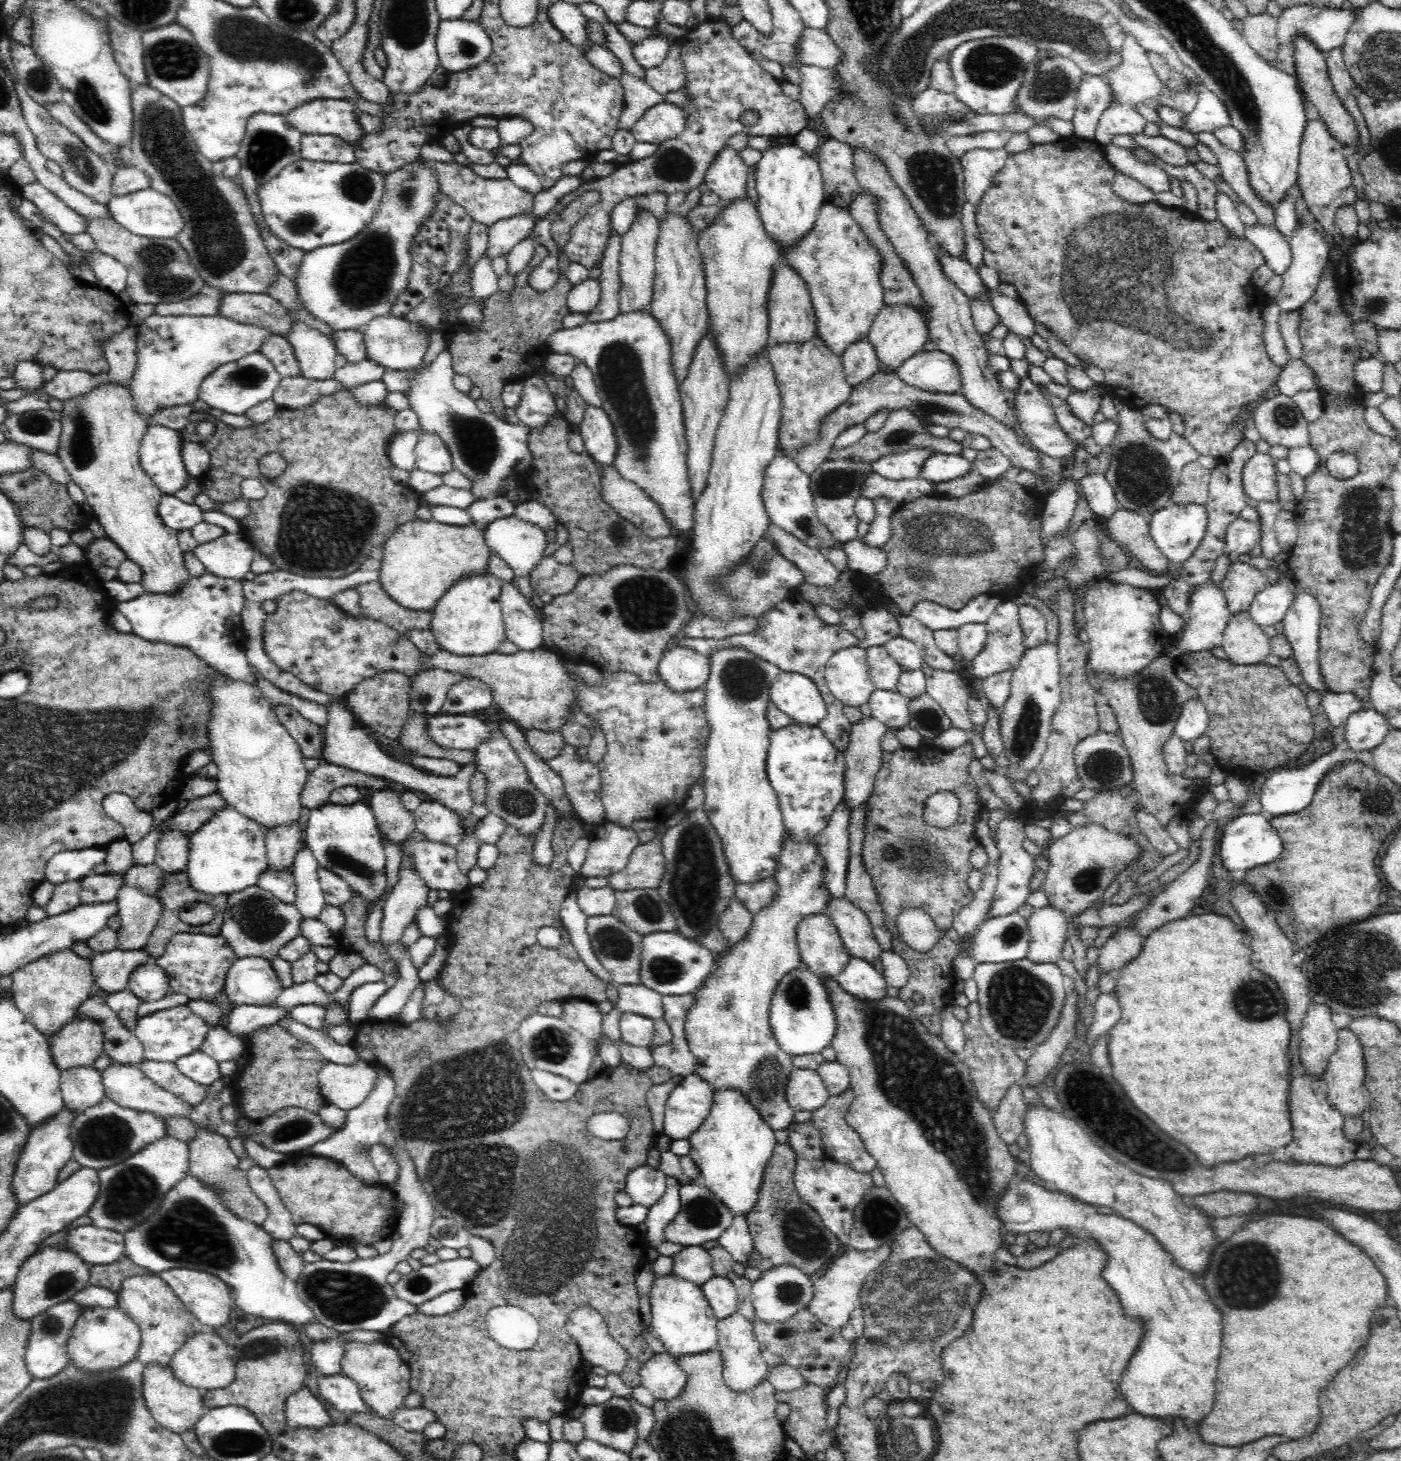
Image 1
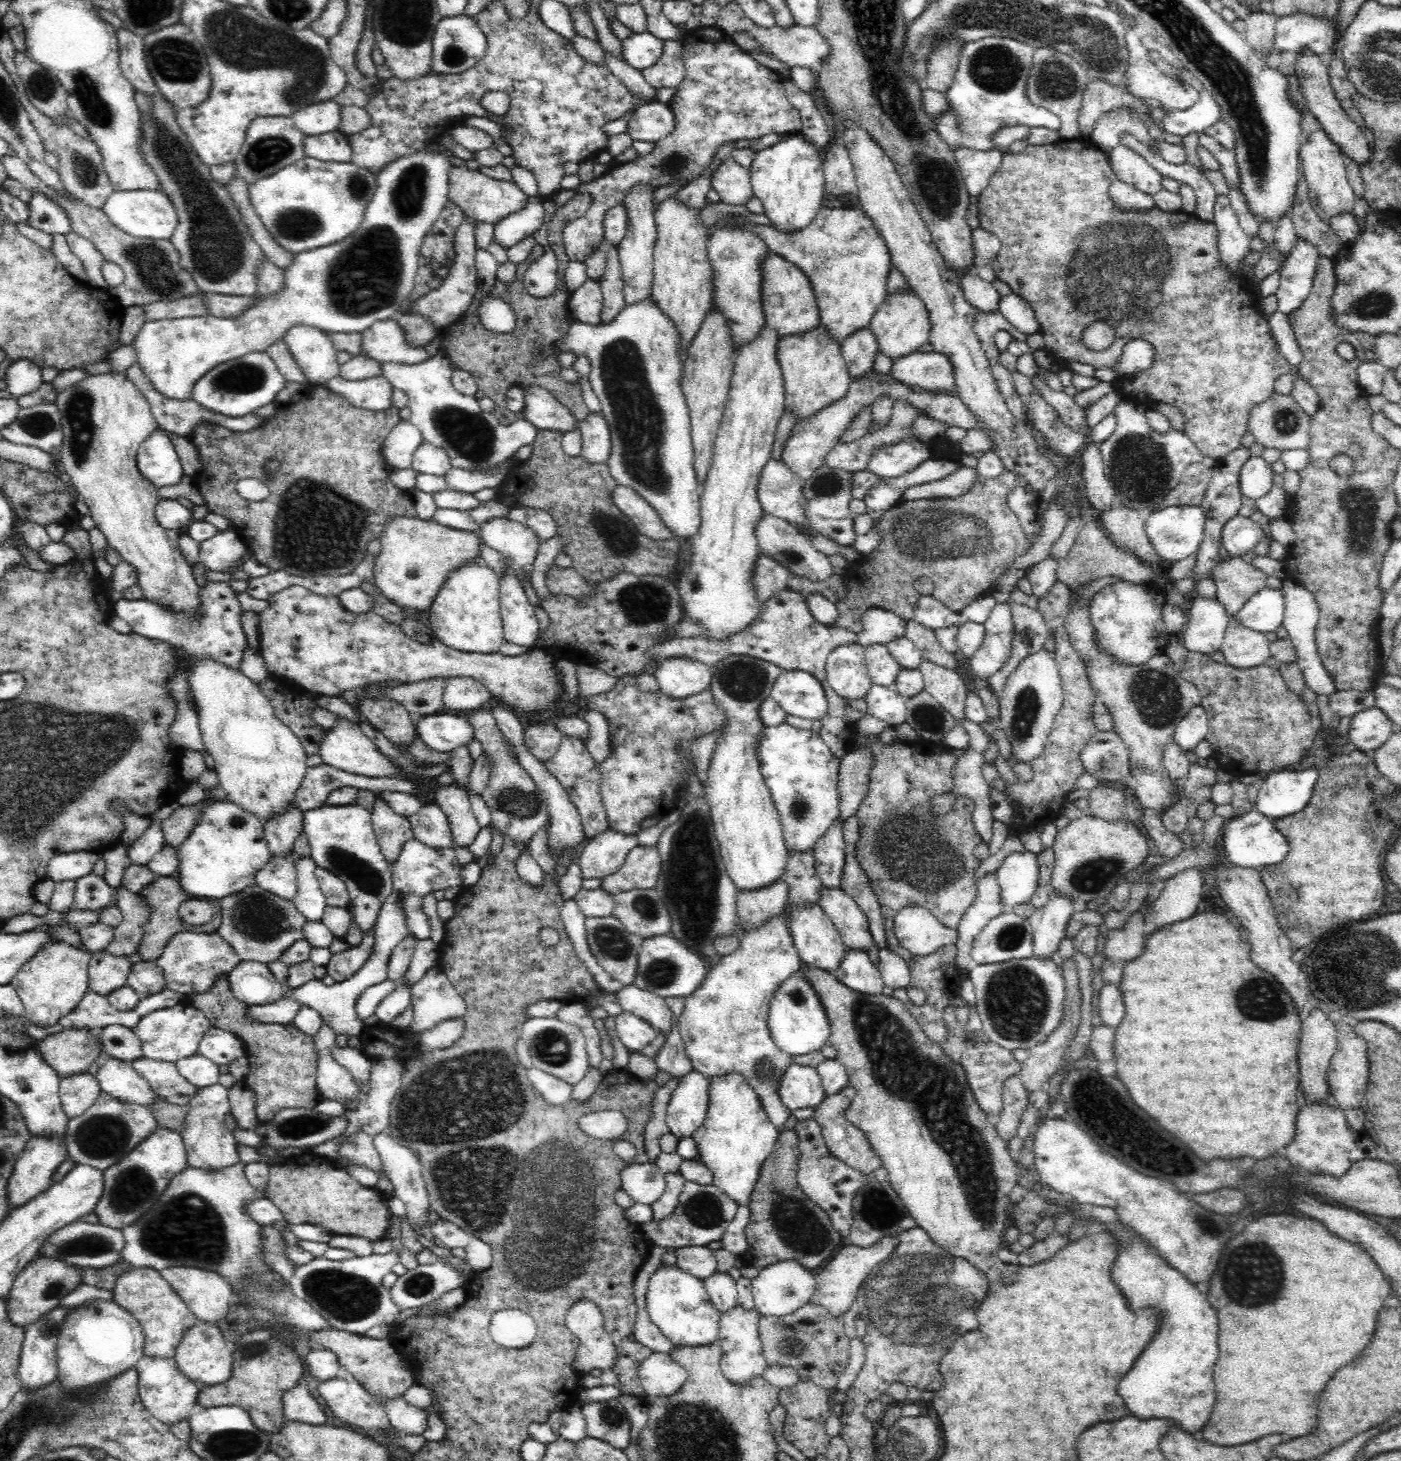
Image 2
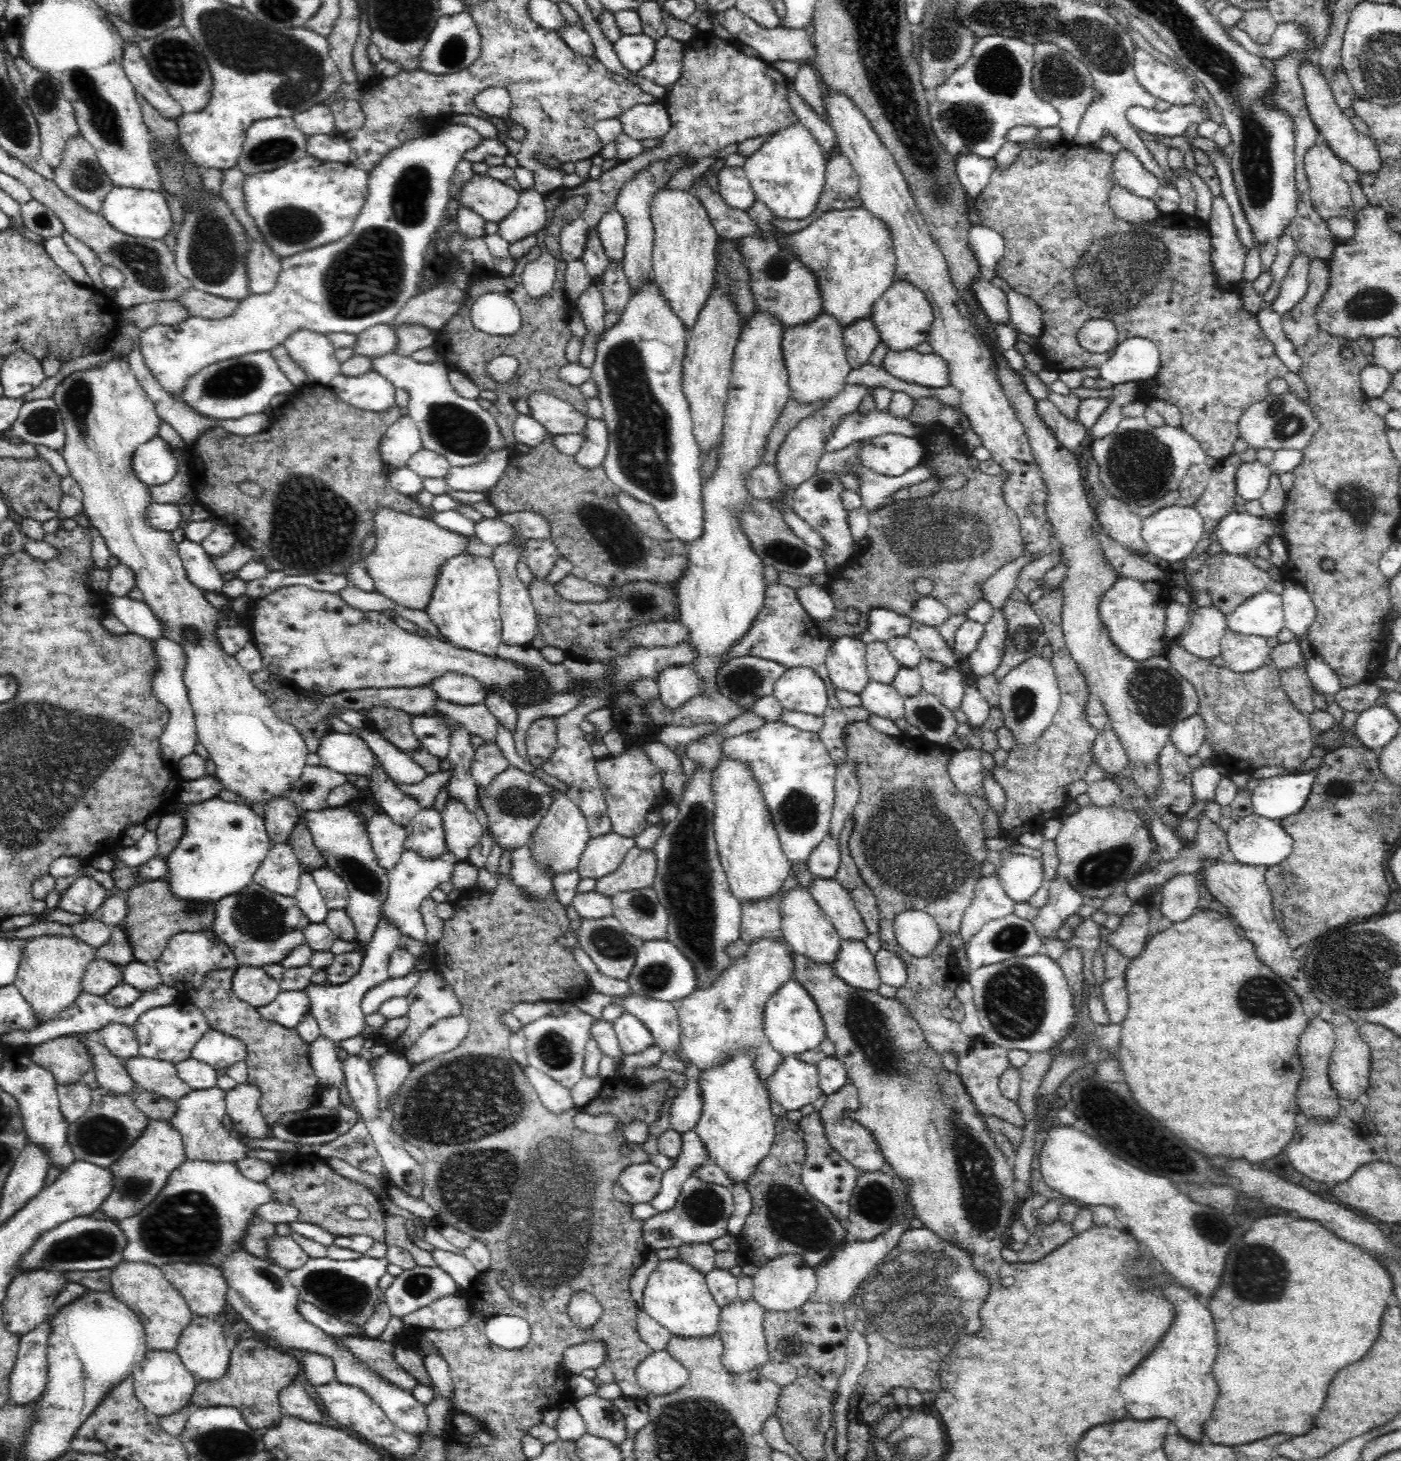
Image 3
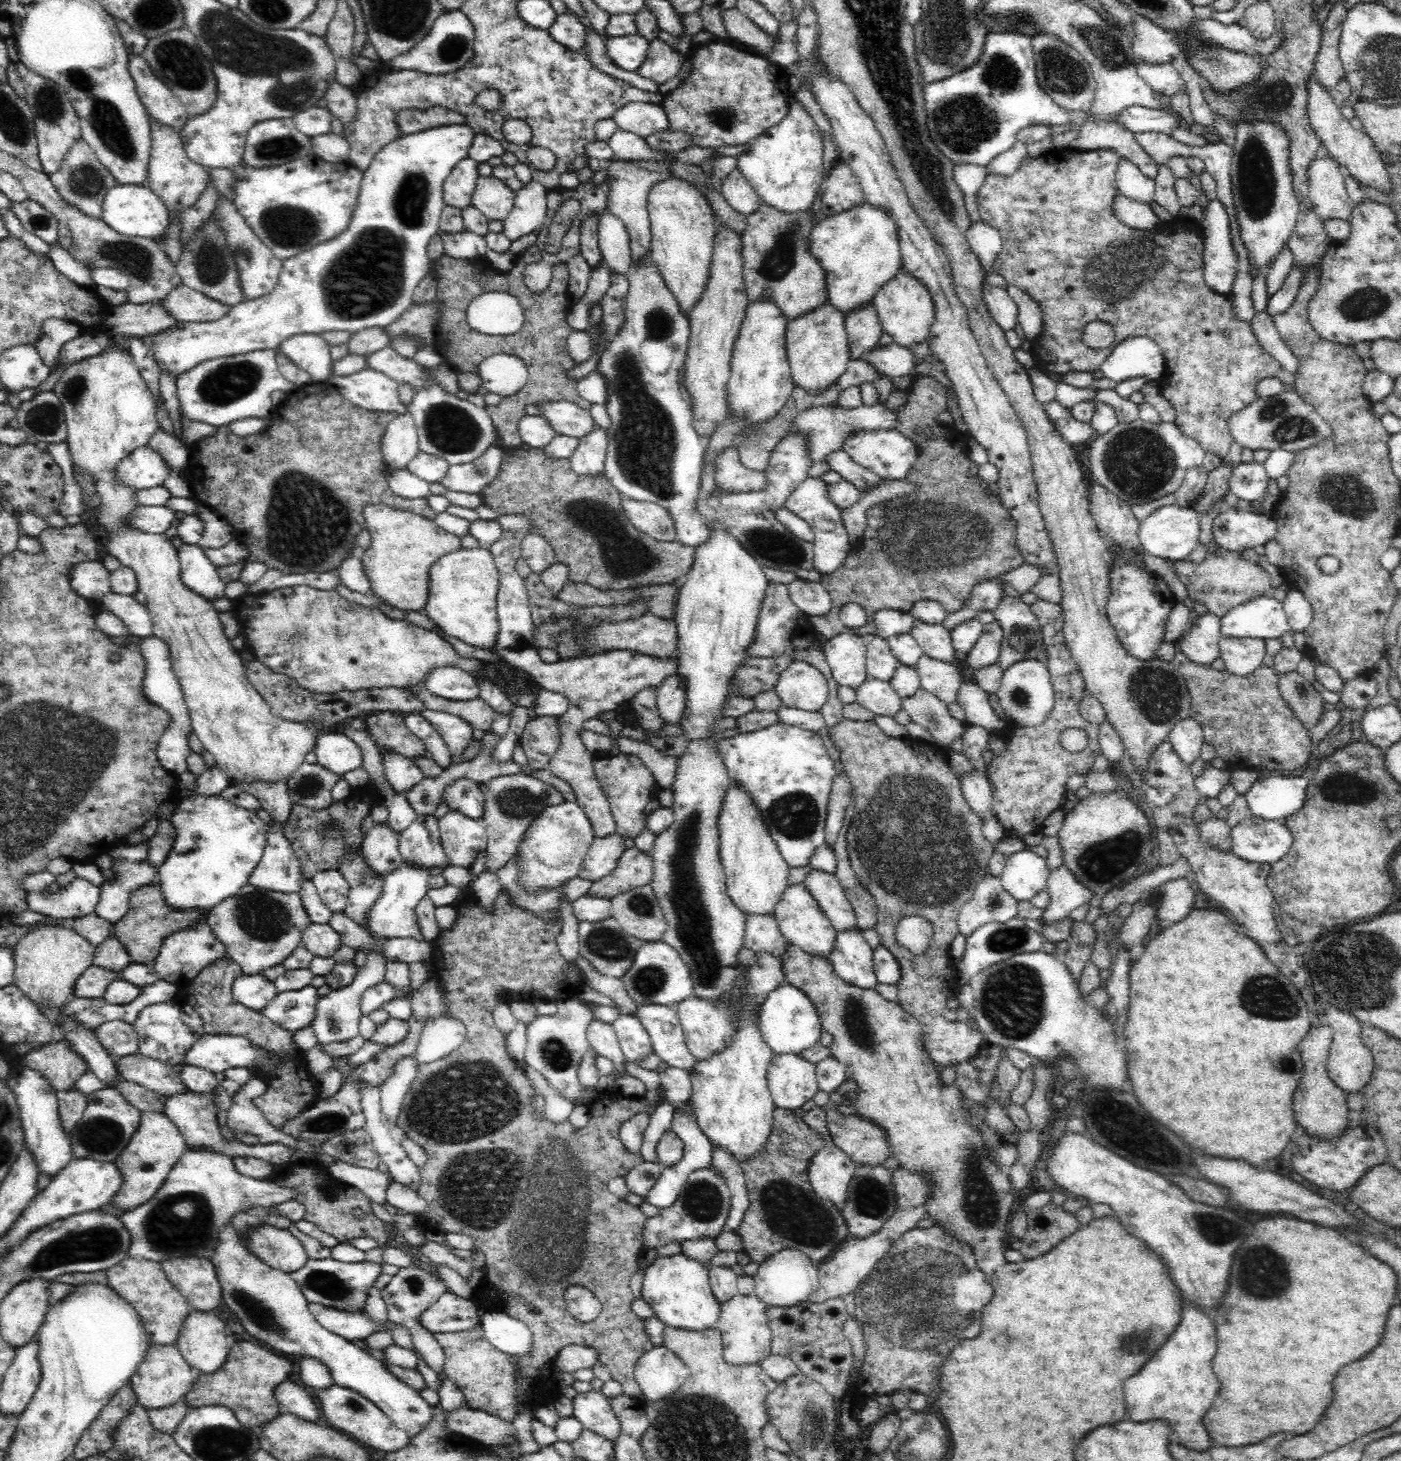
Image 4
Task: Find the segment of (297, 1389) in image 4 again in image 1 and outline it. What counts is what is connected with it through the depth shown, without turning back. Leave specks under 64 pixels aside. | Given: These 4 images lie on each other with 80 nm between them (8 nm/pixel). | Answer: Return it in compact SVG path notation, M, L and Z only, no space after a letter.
M302 1388L296 1394L288 1396L285 1419L288 1430L300 1427L320 1430L329 1428L333 1424L324 1404L308 1388Z

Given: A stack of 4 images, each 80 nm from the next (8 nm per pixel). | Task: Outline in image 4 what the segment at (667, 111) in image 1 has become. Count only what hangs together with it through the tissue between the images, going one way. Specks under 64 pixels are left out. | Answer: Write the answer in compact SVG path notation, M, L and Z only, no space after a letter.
M630 102L615 110L615 127L646 138L656 131L669 128L669 118L661 105L653 103Z

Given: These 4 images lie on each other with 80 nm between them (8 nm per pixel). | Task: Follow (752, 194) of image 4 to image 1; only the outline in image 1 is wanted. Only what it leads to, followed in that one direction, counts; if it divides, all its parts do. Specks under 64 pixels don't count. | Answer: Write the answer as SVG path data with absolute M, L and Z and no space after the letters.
M726 144L710 162L702 186L710 189L726 204L746 193L747 171L748 166L743 163L739 151Z

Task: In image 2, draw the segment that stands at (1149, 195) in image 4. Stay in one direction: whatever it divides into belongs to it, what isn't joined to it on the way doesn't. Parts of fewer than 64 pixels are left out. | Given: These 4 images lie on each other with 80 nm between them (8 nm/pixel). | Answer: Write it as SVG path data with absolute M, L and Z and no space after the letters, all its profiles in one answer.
M1123 145L1114 146L1108 150L1108 162L1114 171L1117 180L1123 180L1134 188L1139 188L1148 194L1156 194L1164 189L1162 180L1164 176L1148 161L1136 152Z

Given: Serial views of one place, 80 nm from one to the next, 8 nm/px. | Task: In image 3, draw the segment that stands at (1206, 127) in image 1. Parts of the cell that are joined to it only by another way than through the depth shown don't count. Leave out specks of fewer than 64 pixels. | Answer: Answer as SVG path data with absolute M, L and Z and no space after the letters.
M1204 100L1202 105L1170 106L1163 112L1134 106L1127 109L1127 120L1150 135L1182 136L1190 125L1196 124L1203 129L1204 122L1211 119L1207 106Z

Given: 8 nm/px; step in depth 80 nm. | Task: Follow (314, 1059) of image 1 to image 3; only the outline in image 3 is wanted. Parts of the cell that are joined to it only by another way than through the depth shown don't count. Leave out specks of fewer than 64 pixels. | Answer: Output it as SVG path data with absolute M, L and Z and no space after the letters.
M236 967L206 973L198 989L187 991L190 1004L203 1012L212 1030L239 1038L246 1045L247 1083L260 1089L259 1109L267 1125L274 1124L286 1112L302 1111L318 1105L320 1086L310 1065L310 1043L299 1037L296 1028L267 1021L252 1005L240 1000L232 988L234 972Z

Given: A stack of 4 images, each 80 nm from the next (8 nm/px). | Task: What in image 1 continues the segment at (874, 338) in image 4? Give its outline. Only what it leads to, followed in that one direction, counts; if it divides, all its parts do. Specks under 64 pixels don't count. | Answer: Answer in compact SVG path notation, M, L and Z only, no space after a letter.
M868 339L855 342L842 353L841 362L845 371L845 380L850 388L864 384L881 371L873 344Z

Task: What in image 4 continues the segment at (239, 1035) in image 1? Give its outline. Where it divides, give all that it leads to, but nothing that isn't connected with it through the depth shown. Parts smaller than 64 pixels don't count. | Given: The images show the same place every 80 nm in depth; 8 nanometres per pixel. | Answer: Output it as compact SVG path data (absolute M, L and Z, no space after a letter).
M310 984L300 990L286 990L278 993L260 1011L275 1025L296 1033L313 1021L317 998L317 988Z

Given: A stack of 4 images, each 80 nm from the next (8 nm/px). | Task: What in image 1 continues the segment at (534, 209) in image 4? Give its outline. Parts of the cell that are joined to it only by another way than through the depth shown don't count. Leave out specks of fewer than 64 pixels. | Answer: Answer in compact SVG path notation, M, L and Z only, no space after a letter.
M532 212L526 215L514 215L512 218L491 224L488 228L488 240L486 240L484 254L491 262L494 258L506 258L518 242L530 236L534 225Z

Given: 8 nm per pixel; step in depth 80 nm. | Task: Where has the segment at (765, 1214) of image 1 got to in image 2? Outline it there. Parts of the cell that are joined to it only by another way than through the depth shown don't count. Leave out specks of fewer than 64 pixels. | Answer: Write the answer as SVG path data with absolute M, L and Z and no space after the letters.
M793 1130L781 1131L772 1154L763 1162L758 1180L750 1197L750 1218L745 1233L749 1250L743 1257L745 1265L758 1270L783 1259L794 1259L806 1270L812 1271L832 1256L834 1247L842 1242L825 1210L815 1205L799 1189L797 1183L800 1149Z

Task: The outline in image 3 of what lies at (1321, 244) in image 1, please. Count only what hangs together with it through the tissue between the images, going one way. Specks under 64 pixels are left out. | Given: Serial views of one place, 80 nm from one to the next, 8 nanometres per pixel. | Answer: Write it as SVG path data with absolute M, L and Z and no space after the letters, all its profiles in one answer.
M1297 252L1290 262L1290 268L1286 276L1280 281L1280 290L1274 299L1273 310L1280 315L1286 315L1300 303L1300 299L1306 296L1309 285L1309 272L1311 258L1307 258L1303 252Z

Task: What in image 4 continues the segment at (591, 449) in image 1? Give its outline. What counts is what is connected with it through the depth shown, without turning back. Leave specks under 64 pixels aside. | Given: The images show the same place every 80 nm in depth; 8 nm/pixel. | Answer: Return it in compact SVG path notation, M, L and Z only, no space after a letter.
M594 424L594 429L580 439L578 448L570 455L572 472L579 476L600 476L604 471L607 445L607 430Z

